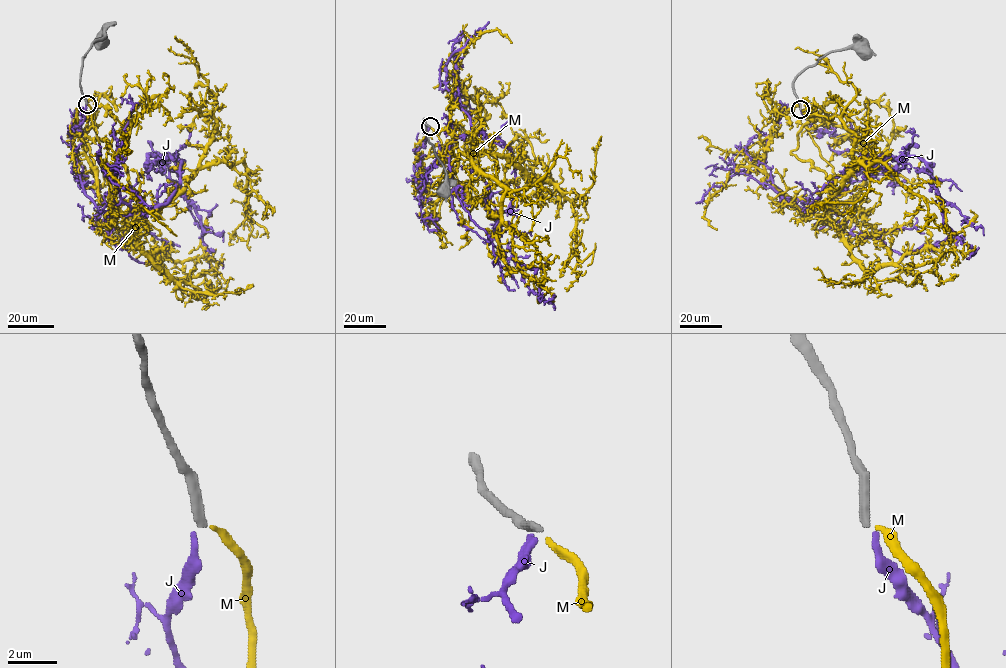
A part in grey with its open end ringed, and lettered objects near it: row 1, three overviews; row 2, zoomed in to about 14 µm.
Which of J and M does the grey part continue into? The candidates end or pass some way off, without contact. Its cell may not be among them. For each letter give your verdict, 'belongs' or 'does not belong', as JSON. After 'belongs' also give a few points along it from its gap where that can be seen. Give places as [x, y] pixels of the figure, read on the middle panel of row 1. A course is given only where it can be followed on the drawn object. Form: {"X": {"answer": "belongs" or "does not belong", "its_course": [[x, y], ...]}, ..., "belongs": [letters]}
{"J": {"answer": "does not belong"}, "M": {"answer": "belongs", "its_course": [[430, 127], [443, 158], [495, 154], [531, 179], [551, 182], [573, 203], [573, 271], [581, 272], [566, 291]]}, "belongs": ["M"]}

